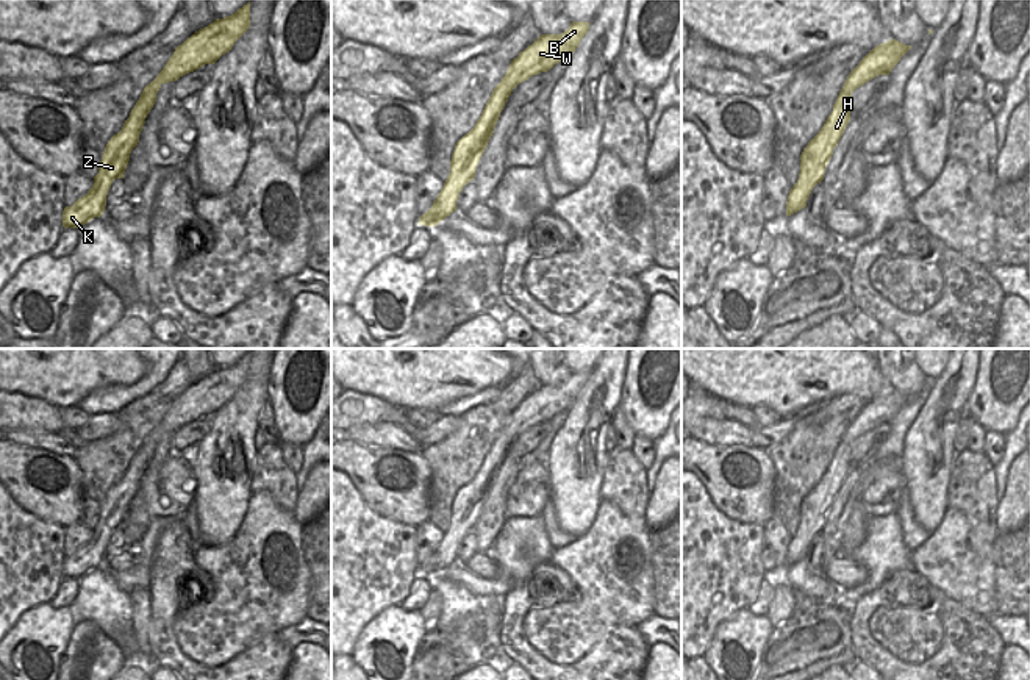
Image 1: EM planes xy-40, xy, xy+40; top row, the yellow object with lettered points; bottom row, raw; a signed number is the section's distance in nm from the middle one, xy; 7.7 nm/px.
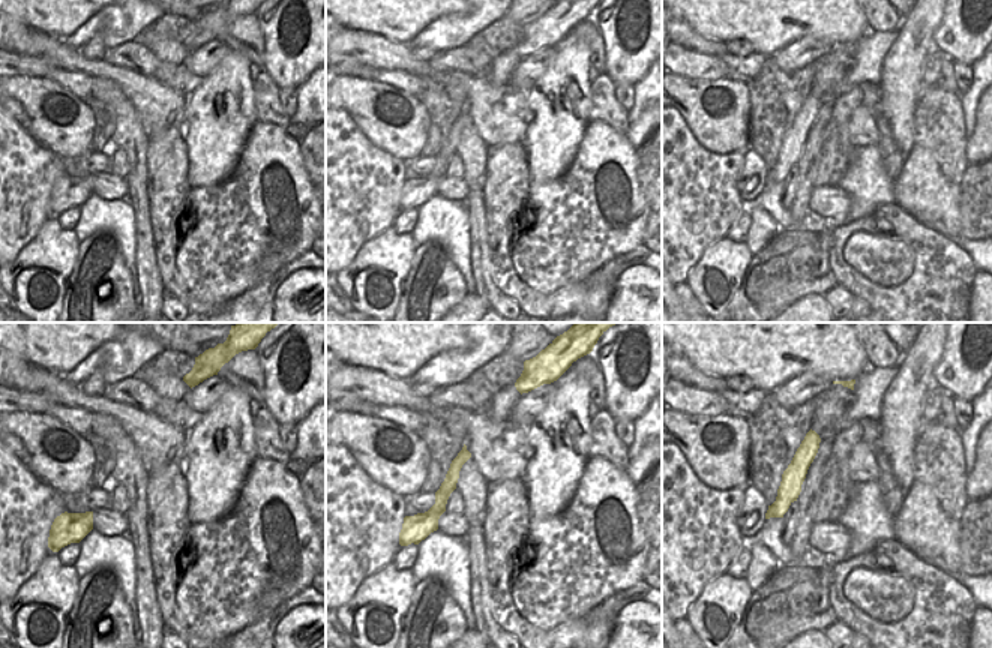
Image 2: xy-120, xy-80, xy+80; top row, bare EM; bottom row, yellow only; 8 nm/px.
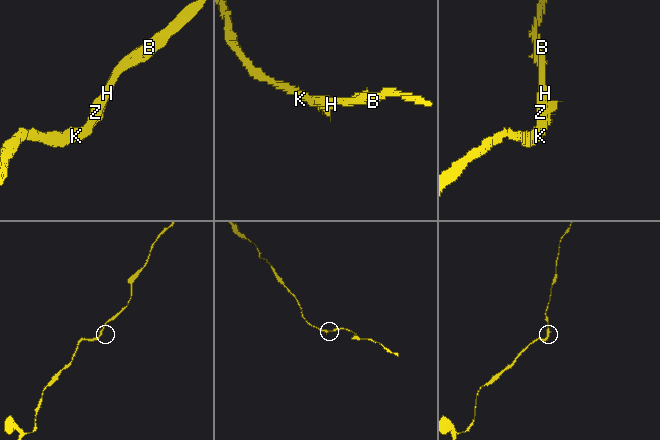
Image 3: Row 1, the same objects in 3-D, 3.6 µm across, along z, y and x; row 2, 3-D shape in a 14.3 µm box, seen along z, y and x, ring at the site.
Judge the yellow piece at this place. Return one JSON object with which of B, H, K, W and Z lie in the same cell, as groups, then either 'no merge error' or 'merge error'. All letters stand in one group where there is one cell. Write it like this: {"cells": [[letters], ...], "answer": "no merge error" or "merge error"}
{"cells": [["B", "H", "K", "W", "Z"]], "answer": "no merge error"}

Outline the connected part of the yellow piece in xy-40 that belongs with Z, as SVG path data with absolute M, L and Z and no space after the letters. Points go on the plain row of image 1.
M250 352L234 364L216 369L208 377L200 378L181 395L175 397L173 405L158 427L144 438L122 480L108 491L92 538L72 557L64 558L64 578L80 580L84 574L103 564L111 533L116 528L123 528L130 503L139 492L145 467L156 452L161 435L177 431L180 427L205 414L214 414L222 405L231 400L249 377Z

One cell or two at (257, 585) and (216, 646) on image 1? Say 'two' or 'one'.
one

